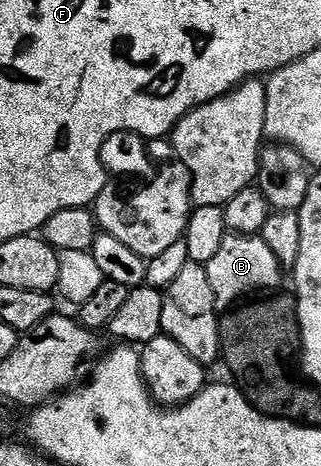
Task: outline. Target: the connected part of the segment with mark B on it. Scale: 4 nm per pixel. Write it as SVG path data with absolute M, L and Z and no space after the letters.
M227 233L224 244L220 244L220 249L216 251L216 256L212 256L212 260L208 260L204 265L208 272L208 284L212 284L214 302L220 308L233 307L235 304L257 295L254 294L257 290L266 290L262 292L277 291L281 287L278 285L281 284L282 274L284 274L284 268L276 260L276 255L272 253L272 248L268 248L268 244L264 244L264 240L257 234Z

